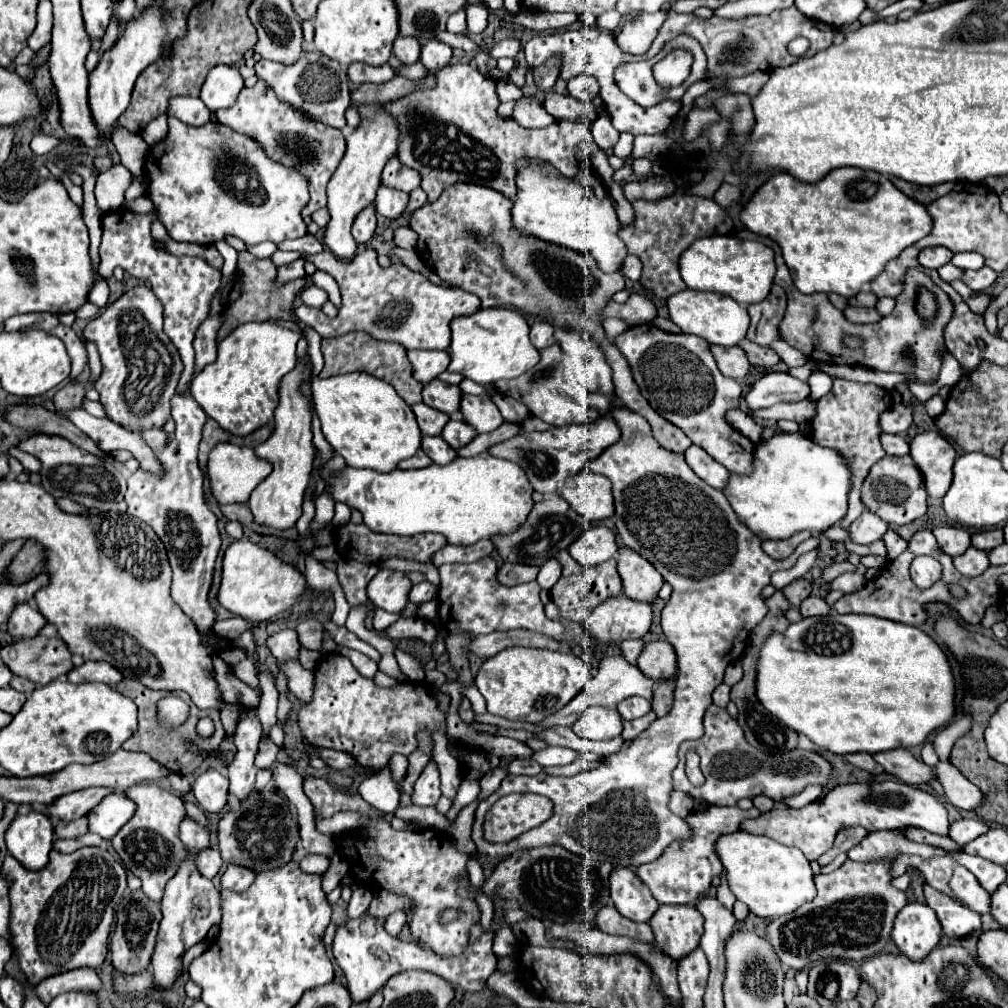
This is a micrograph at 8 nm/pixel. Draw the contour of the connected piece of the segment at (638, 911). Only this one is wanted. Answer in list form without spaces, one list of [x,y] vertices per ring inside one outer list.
[[[619,867],[611,873],[609,891],[615,909],[631,921],[649,921],[659,907],[645,883],[627,867]]]

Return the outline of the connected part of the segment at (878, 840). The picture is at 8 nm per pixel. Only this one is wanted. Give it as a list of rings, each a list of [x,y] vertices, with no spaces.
[[[873,831],[861,843],[857,843],[847,853],[847,857],[855,859],[855,861],[871,861],[871,859],[895,857],[897,853],[911,853],[911,855],[919,855],[919,857],[933,857],[933,855],[939,855],[943,851],[937,849],[937,847],[931,847],[931,845],[913,843],[899,831]]]

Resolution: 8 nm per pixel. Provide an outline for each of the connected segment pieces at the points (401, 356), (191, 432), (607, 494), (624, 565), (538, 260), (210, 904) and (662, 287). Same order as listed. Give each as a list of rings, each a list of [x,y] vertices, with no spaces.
[[[349,333],[343,337],[335,337],[335,339],[323,339],[321,351],[325,357],[325,367],[321,371],[321,377],[337,377],[337,375],[345,375],[345,373],[365,371],[365,373],[375,375],[377,379],[383,379],[389,385],[393,385],[397,395],[407,405],[415,405],[421,401],[423,385],[413,379],[413,369],[407,359],[407,351],[399,343],[381,343],[381,341],[369,339],[369,335],[365,335],[365,333]]]
[[[191,383],[183,393],[175,393],[171,399],[171,419],[175,421],[175,435],[167,449],[157,451],[157,457],[165,465],[163,477],[145,475],[145,471],[135,471],[127,479],[125,503],[127,513],[143,519],[165,543],[169,563],[173,569],[171,597],[183,609],[183,613],[197,625],[199,633],[205,637],[213,651],[223,647],[213,625],[217,623],[217,613],[211,607],[209,591],[215,573],[215,561],[221,549],[221,535],[217,529],[217,515],[207,507],[203,497],[203,473],[197,465],[197,449],[201,441],[201,429],[207,421],[205,411],[195,403],[191,395]]]
[[[583,469],[579,475],[573,475],[569,479],[563,481],[559,495],[569,503],[569,507],[583,515],[589,521],[601,521],[607,519],[609,515],[613,515],[613,495],[611,495],[611,481],[605,475],[593,473],[589,469]]]
[[[627,547],[619,549],[617,571],[623,581],[621,593],[641,603],[651,603],[663,585],[663,577],[659,575],[659,571],[651,567],[649,561],[641,559],[641,555],[629,551]]]
[[[457,183],[457,187],[449,187],[437,203],[425,203],[411,215],[409,227],[419,235],[415,251],[439,279],[477,295],[483,307],[513,305],[529,315],[543,317],[553,327],[581,331],[593,339],[613,371],[615,395],[623,405],[649,421],[653,437],[663,449],[685,453],[691,445],[687,435],[651,409],[633,379],[625,355],[605,337],[601,315],[613,293],[625,287],[623,275],[603,273],[597,261],[581,251],[517,231],[511,207],[513,203],[505,195],[489,191],[489,187]]]
[[[187,859],[185,863],[181,863],[177,875],[167,883],[165,895],[161,901],[163,919],[159,923],[157,945],[155,945],[155,953],[151,957],[153,981],[155,981],[157,989],[171,989],[175,985],[175,981],[179,979],[179,975],[183,971],[183,955],[187,953],[187,949],[197,945],[199,941],[203,941],[207,931],[213,925],[219,925],[219,921],[221,921],[219,901],[221,901],[219,891],[213,887],[213,883],[209,879],[199,875],[193,859]]]
[[[671,195],[655,203],[635,201],[633,207],[635,207],[635,223],[631,227],[621,227],[621,239],[625,241],[629,253],[637,255],[643,261],[641,283],[651,293],[663,299],[685,289],[685,283],[679,275],[679,255],[695,239],[715,233],[727,233],[727,229],[731,227],[731,217],[713,199],[705,199],[697,195],[689,197],[689,203],[685,195]]]

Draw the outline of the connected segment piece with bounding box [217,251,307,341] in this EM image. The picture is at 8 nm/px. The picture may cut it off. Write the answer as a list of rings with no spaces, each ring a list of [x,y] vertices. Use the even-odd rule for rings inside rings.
[[[239,253],[237,259],[237,273],[241,277],[241,295],[237,301],[225,305],[223,315],[221,315],[221,327],[217,331],[217,341],[221,341],[229,331],[233,331],[237,325],[247,323],[247,321],[285,321],[285,319],[295,319],[293,313],[293,301],[301,289],[305,289],[305,279],[295,279],[293,283],[287,285],[277,285],[275,273],[277,267],[273,265],[271,259],[257,259],[251,253]]]

